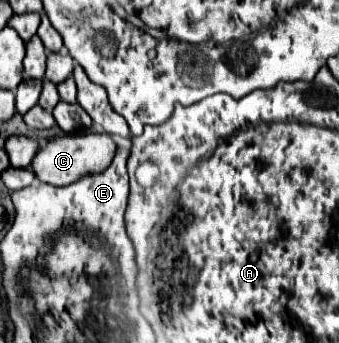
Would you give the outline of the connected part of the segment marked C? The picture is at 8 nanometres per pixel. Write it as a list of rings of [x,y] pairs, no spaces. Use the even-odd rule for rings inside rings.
[[[90,133],[90,135],[56,135],[56,137],[48,137],[46,145],[42,145],[36,151],[30,167],[36,175],[36,179],[40,179],[44,183],[70,185],[86,173],[104,171],[110,165],[114,151],[116,151],[116,143],[108,135],[94,135],[94,133]]]

